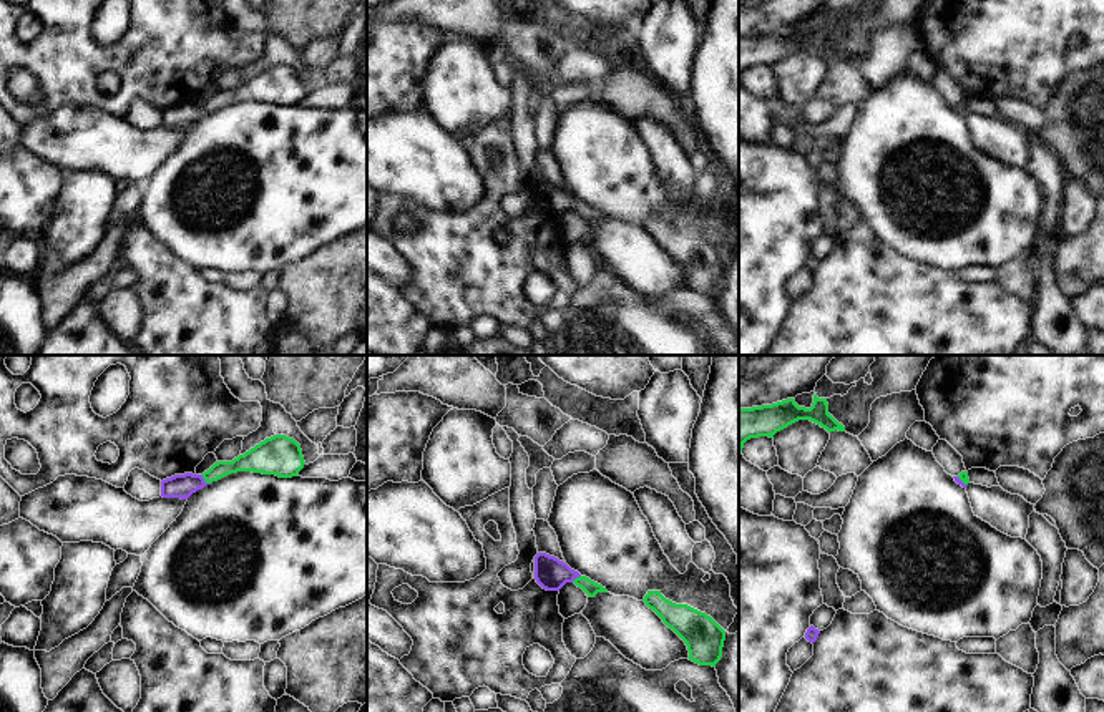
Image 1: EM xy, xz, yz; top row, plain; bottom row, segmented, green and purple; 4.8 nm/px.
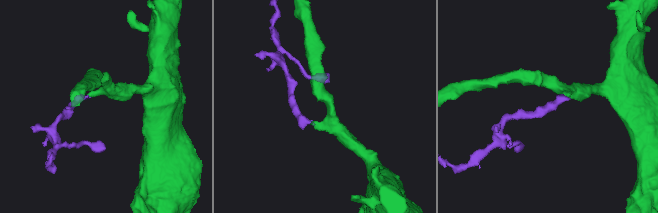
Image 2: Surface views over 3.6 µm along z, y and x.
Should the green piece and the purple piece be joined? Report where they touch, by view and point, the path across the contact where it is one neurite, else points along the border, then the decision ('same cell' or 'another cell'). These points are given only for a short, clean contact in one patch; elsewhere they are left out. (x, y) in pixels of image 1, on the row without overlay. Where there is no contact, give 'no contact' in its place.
xy (205, 108) | across xy (251, 88), (221, 97), (205, 108), (185, 113) | same cell

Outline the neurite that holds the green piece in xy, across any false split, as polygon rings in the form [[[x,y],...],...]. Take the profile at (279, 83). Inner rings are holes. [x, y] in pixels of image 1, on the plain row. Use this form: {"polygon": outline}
{"polygon": [[[274,63],[266,66],[244,83],[232,90],[217,90],[203,103],[174,103],[161,110],[163,126],[188,128],[193,121],[217,110],[231,101],[252,100],[262,103],[276,103],[279,106],[297,105],[304,96],[300,73],[286,63]]]}

